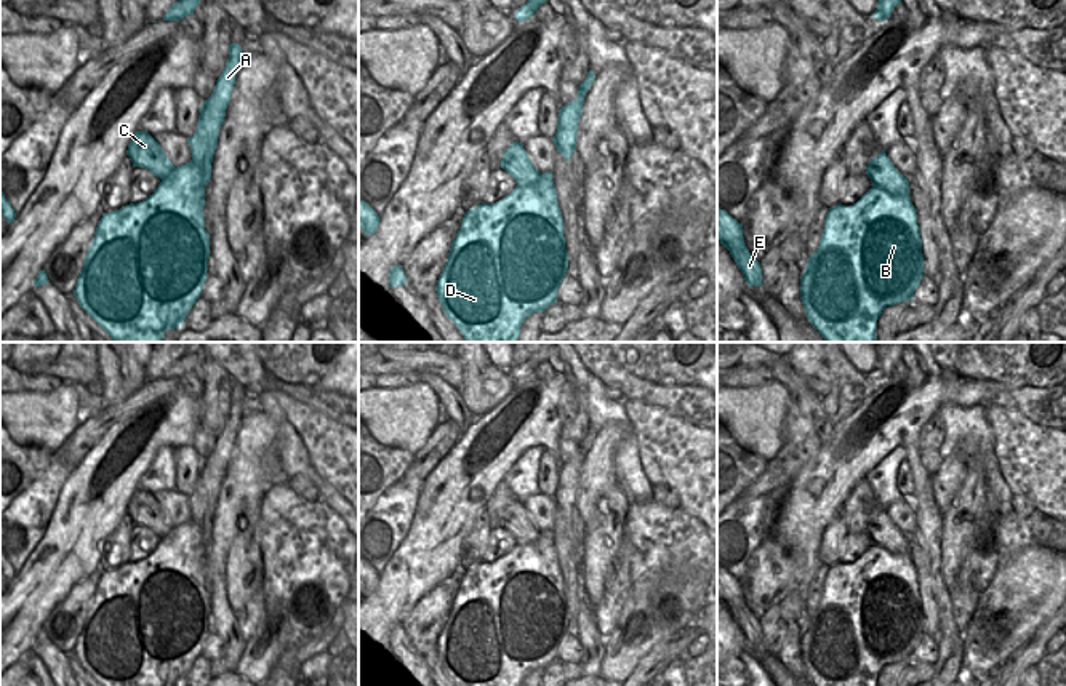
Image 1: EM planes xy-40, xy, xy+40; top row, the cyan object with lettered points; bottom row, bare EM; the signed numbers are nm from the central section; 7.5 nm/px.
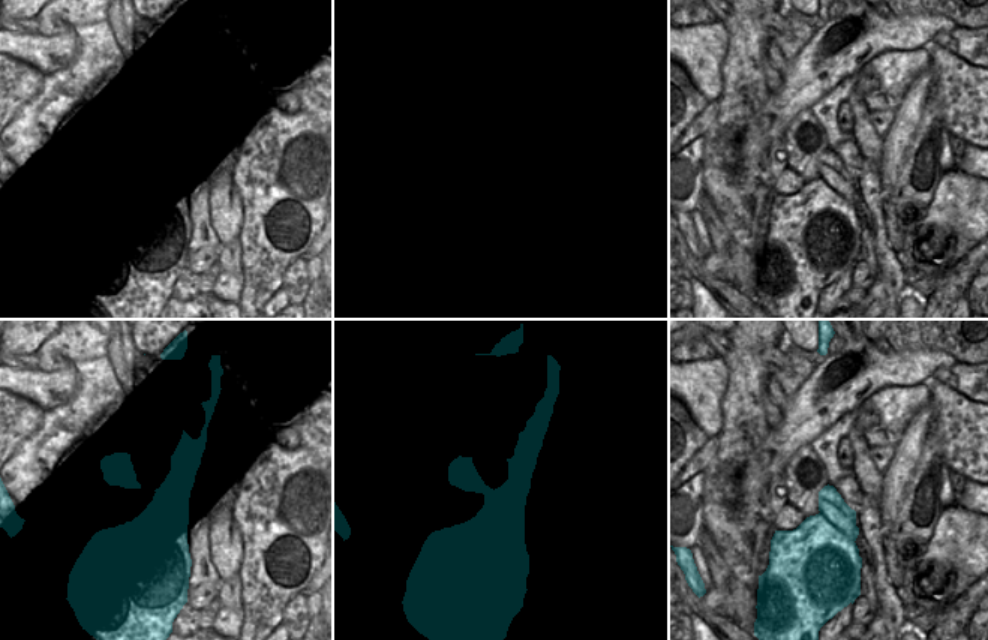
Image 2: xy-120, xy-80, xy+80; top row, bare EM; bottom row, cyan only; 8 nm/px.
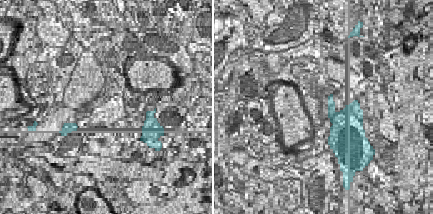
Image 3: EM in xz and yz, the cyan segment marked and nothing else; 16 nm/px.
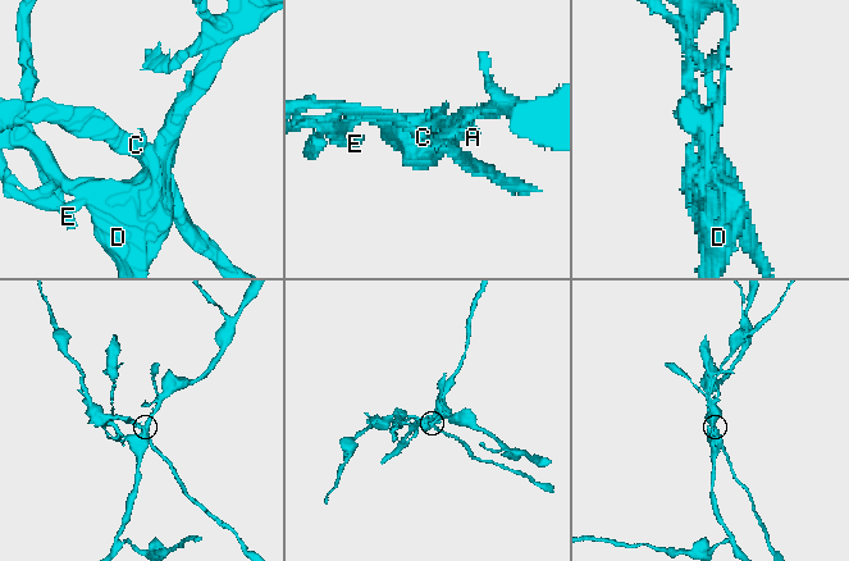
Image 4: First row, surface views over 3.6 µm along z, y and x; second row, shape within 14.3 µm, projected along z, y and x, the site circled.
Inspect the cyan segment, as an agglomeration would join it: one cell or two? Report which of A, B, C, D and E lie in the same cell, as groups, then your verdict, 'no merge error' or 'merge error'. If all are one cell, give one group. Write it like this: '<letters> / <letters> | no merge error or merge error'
A B D / C E | merge error

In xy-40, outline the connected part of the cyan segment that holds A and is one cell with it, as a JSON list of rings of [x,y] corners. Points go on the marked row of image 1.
[[[229,45],[229,59],[211,96],[202,104],[197,130],[187,138],[192,160],[166,176],[146,200],[104,213],[77,278],[74,296],[112,342],[162,342],[166,329],[184,325],[206,281],[210,233],[205,230],[205,185],[226,117],[242,46]]]

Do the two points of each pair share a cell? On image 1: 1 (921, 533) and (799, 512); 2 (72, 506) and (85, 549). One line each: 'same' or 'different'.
1: same
2: same

